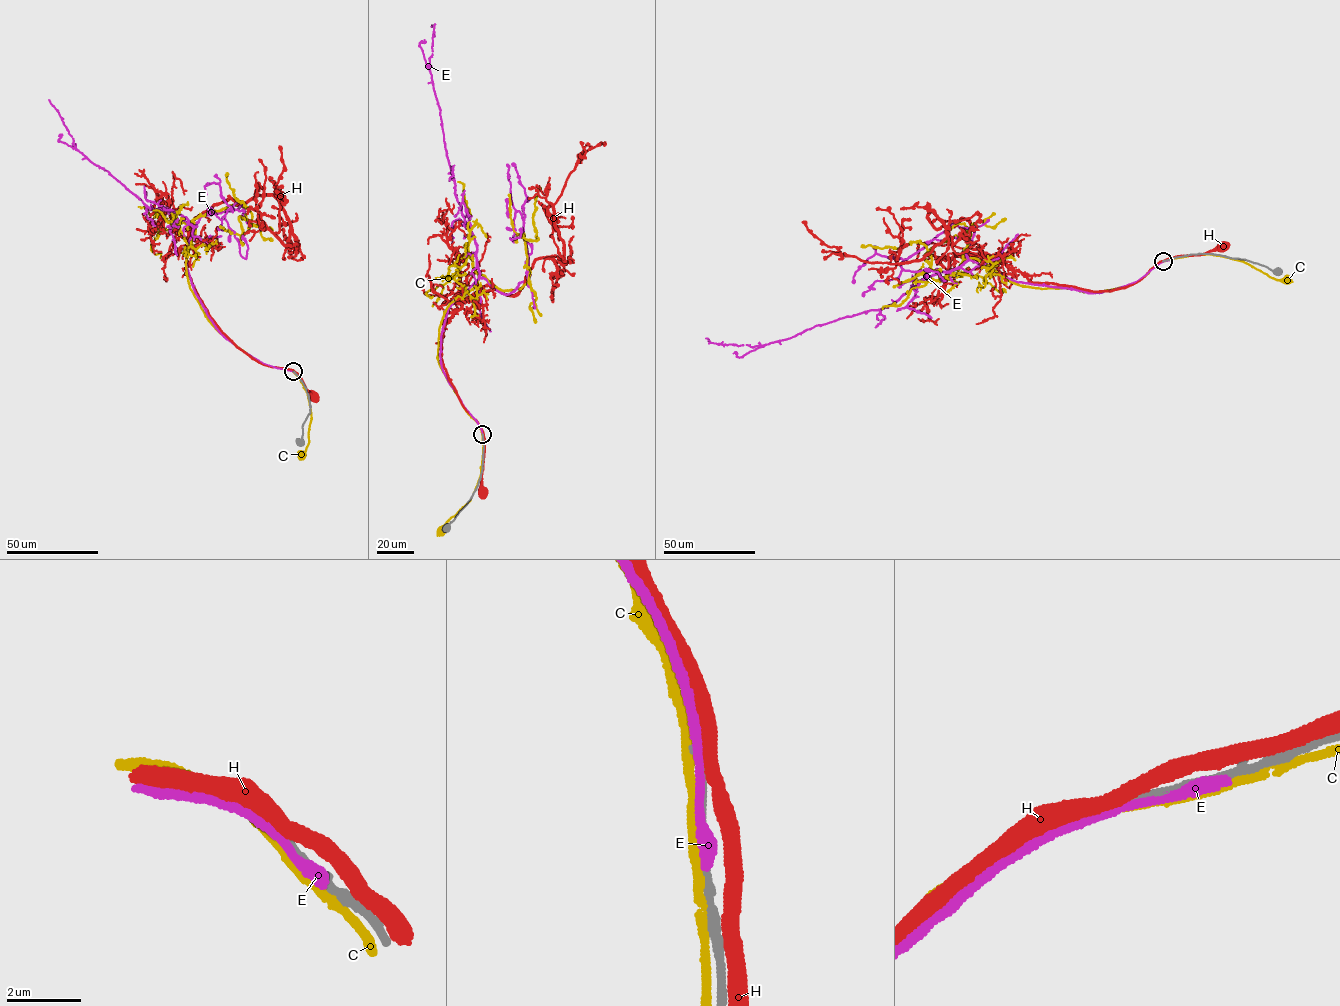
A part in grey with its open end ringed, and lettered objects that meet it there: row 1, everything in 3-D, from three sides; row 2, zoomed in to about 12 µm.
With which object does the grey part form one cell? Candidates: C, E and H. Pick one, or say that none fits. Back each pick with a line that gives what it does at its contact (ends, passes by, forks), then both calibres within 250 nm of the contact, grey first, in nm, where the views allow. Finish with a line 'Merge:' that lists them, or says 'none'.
Merge: none

